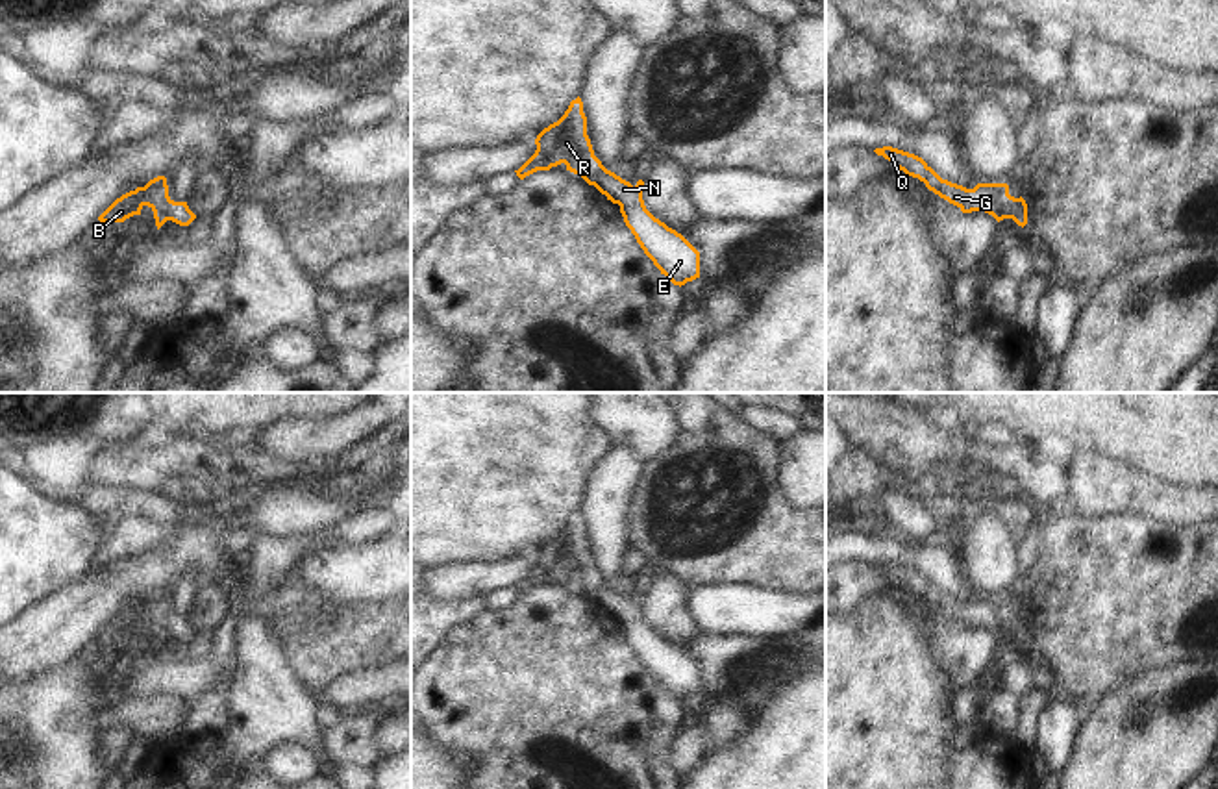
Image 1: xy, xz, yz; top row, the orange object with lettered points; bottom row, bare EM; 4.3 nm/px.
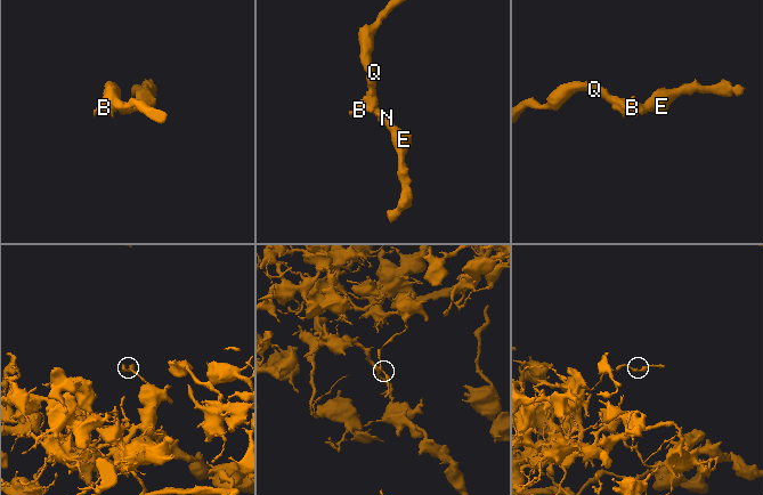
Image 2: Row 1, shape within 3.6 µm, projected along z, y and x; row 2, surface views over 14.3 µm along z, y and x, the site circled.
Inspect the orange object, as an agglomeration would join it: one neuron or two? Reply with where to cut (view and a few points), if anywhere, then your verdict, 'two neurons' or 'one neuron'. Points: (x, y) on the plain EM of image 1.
cut none; one neuron

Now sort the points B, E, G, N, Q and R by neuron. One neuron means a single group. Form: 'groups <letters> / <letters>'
groups B E G N Q R

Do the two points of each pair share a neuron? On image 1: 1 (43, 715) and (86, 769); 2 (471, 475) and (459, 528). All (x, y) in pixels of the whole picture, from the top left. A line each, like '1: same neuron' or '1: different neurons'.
1: same neuron
2: same neuron

